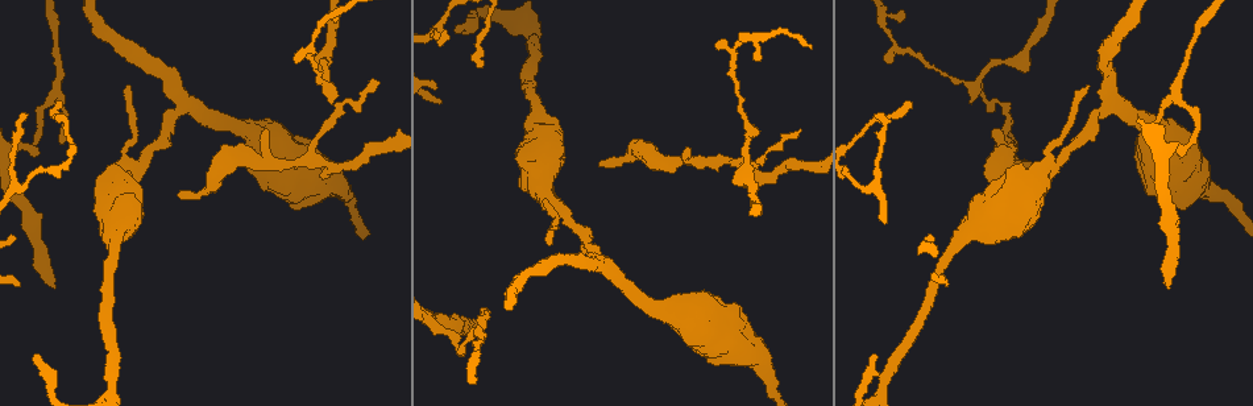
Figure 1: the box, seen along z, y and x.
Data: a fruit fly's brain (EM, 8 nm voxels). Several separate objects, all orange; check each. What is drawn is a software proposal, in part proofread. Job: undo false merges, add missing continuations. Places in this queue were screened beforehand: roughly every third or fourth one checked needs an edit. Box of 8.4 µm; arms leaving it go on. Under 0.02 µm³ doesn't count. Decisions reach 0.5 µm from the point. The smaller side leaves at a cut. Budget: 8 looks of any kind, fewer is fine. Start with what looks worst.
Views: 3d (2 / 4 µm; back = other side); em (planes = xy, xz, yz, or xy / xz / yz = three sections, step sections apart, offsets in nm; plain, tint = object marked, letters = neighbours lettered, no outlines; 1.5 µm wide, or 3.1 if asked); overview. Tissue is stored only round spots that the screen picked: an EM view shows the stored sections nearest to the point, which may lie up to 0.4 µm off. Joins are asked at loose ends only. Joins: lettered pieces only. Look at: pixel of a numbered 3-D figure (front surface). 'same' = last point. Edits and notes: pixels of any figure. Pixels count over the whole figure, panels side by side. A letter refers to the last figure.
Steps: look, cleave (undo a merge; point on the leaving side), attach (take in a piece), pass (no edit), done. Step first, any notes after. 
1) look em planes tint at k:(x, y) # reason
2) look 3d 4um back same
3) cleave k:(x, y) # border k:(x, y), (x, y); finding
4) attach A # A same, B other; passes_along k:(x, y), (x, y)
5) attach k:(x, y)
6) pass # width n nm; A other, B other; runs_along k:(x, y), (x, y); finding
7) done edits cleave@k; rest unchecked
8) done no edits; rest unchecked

look em planes letters at 1:(992, 129) # branch stops here

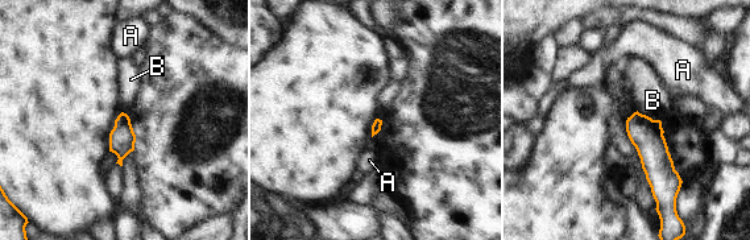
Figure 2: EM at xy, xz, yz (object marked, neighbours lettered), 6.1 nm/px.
pass # A other, B other; border 2:(637, 111), (661, 121); no lettered piece goes on from it

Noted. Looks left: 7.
look em planes letters at 1:(599, 165) # branch stops here

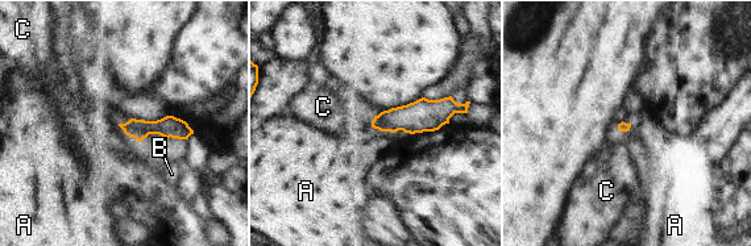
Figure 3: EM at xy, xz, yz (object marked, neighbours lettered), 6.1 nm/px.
pass # longest_contact A 140 nm; A other, B other, C other; border 3:(372, 126), (393, 133); none of them fits

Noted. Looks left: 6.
look 3d 4um at 1:(759, 360) # calibre changes

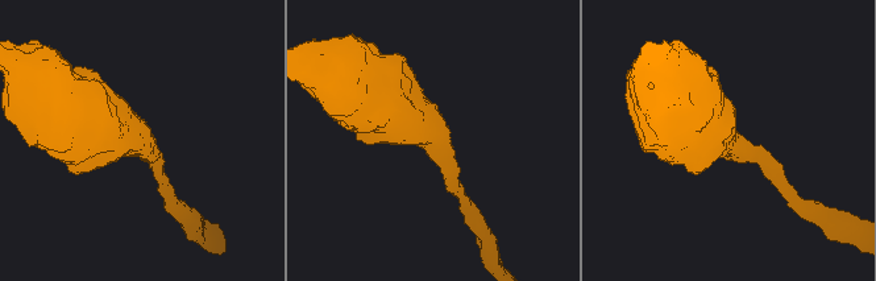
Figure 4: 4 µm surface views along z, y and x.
look em yz step 4 tint at 4:(430, 136) # now the EM

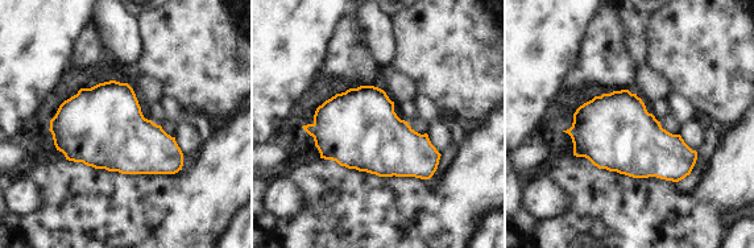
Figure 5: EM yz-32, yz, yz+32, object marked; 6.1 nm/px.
look em planes letters same # another direction

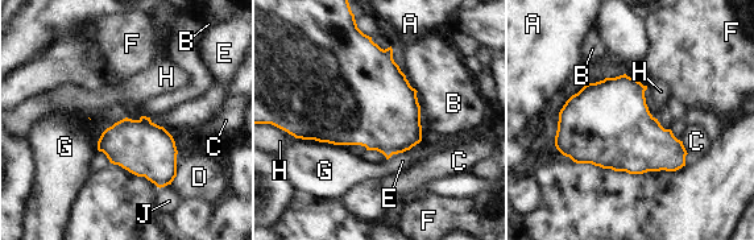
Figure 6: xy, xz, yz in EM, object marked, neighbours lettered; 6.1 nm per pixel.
pass # longest_contact G 300 nm; A other, B other, C other, D other, E other, F other, G other, H other, J other; one cell here

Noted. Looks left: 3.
done no edits; rest unchecked

